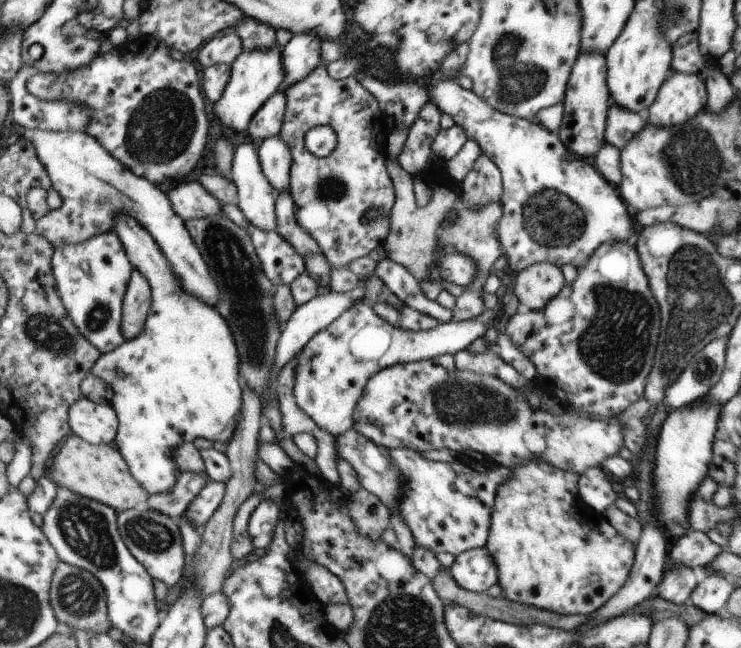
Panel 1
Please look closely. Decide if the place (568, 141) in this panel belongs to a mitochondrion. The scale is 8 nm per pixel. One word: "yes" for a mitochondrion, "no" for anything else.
no

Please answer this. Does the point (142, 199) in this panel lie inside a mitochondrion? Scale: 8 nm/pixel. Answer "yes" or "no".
no

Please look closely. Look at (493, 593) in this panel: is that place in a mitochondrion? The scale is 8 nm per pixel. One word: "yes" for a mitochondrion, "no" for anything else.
no

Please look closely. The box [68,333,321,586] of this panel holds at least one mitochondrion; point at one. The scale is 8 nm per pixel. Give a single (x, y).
(148, 534)

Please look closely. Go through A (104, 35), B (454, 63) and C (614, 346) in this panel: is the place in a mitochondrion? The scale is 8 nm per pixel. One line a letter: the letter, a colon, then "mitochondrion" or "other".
A: other
B: other
C: mitochondrion

